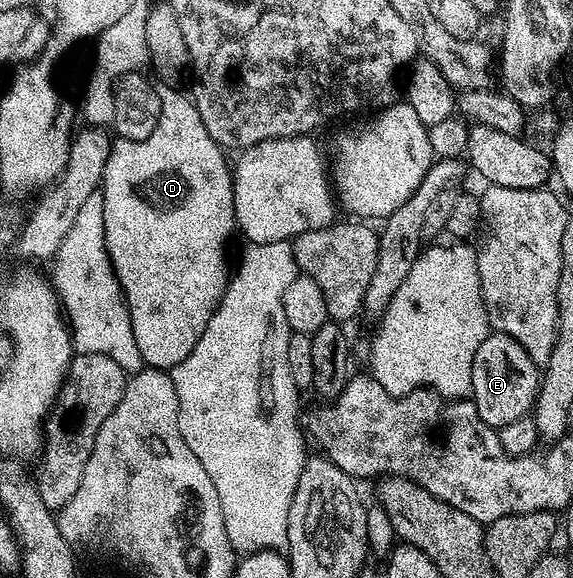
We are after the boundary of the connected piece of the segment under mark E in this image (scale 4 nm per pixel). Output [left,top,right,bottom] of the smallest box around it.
[471,333,539,429]

